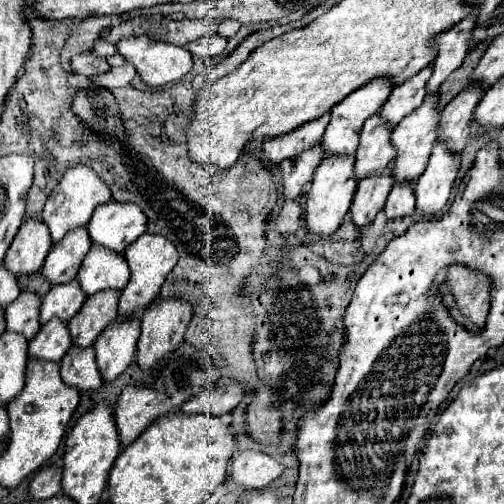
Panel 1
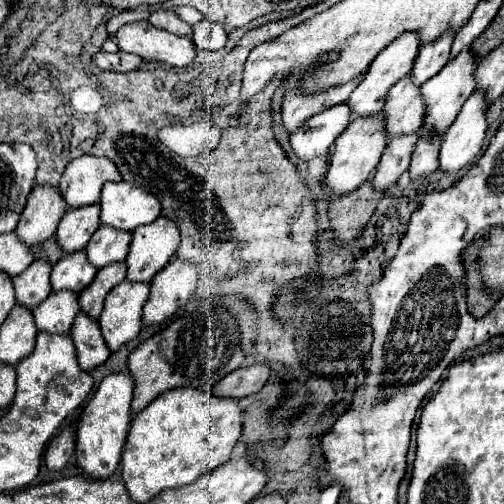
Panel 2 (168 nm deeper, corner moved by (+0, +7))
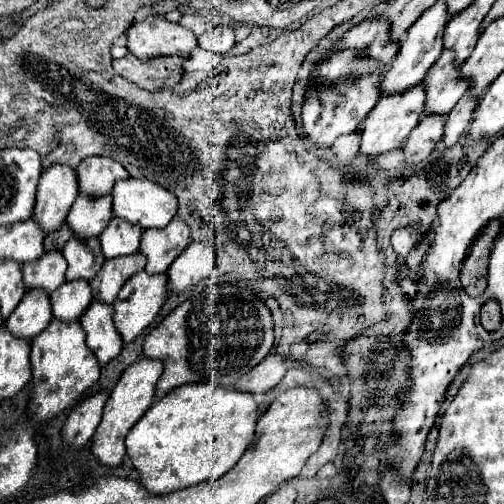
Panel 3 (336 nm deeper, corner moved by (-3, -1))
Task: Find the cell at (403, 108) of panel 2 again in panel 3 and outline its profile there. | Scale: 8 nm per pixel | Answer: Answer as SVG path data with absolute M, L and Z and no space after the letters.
M443 50L441 58L429 68L423 80L427 88L425 114L447 114L465 94L467 84L459 84L457 80L459 68L461 64L455 64L455 58L447 50Z

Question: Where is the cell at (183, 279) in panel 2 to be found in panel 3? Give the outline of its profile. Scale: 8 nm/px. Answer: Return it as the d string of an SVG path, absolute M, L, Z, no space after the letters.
M191 242L183 254L169 266L169 290L181 292L211 276L215 266L215 248L205 242Z

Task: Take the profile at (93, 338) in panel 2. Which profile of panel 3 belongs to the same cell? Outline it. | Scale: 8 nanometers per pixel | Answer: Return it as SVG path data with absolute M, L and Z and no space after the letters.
M93 300L91 308L87 308L87 312L83 312L79 318L87 334L87 346L95 352L99 364L107 364L111 358L115 358L123 346L123 340L113 322L113 312L115 310L111 304Z

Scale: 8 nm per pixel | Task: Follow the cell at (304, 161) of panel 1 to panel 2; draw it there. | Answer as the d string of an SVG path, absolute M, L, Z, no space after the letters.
M346 104L328 108L306 120L306 124L292 134L290 146L300 160L314 160L328 154L336 136L350 124L350 108Z

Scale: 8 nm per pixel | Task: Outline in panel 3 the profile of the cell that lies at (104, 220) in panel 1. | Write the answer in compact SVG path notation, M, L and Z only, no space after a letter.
M117 180L111 196L115 216L141 228L163 228L177 214L175 196L151 180Z

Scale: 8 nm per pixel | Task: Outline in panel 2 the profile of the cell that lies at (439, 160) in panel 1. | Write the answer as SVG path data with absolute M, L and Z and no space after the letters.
M480 92L472 94L462 110L458 112L452 126L442 136L440 154L438 154L438 172L458 174L464 166L474 160L482 148L486 134L486 102Z

